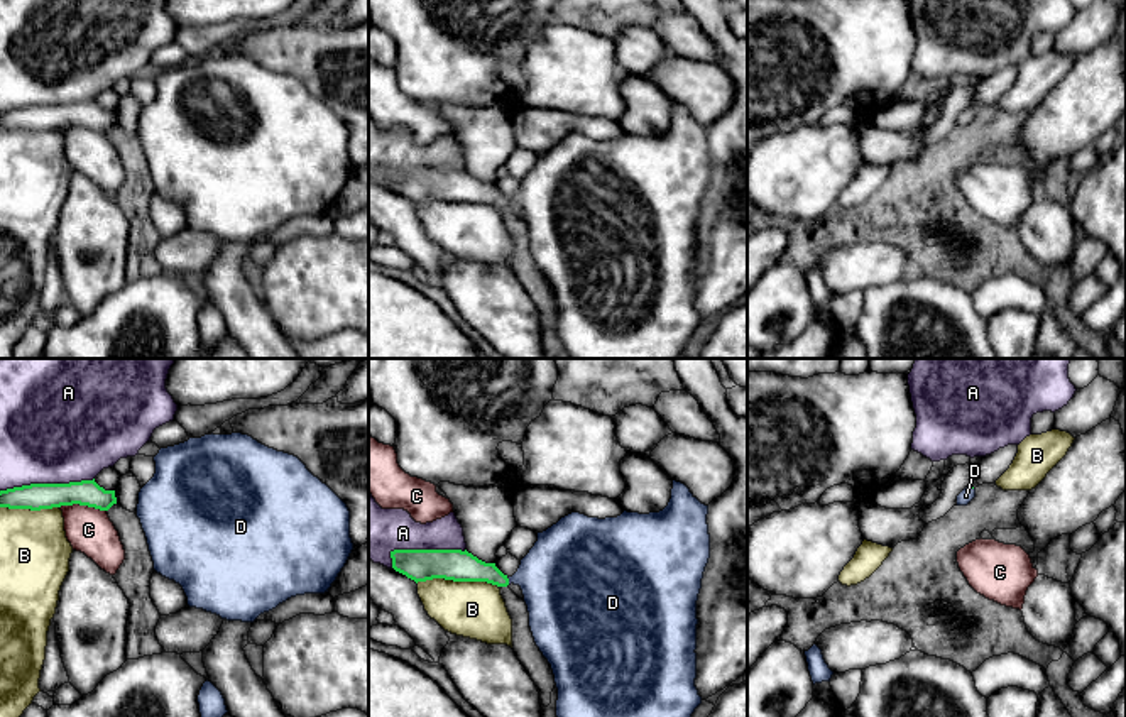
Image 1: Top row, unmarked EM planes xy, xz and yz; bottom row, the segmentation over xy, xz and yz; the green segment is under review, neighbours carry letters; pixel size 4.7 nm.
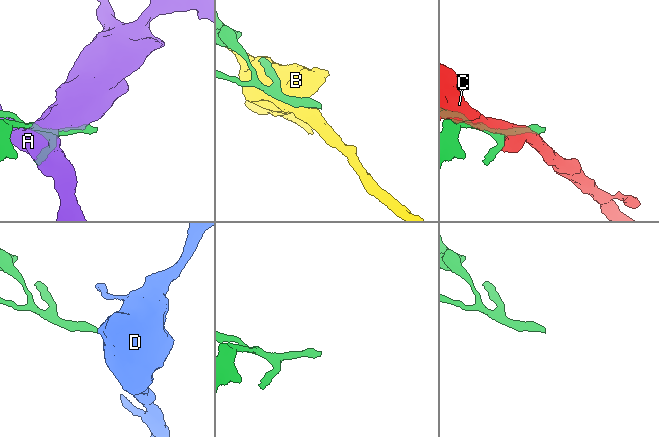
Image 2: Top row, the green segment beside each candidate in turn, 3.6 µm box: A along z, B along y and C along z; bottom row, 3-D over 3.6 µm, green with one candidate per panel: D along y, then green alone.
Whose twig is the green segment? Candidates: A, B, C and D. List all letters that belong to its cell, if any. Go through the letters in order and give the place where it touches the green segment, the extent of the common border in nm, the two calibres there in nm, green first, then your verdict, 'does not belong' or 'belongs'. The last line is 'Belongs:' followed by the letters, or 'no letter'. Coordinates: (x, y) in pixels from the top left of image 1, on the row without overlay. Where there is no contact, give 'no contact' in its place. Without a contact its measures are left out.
A: xy (46, 105) | 460 nm | 130/500 nm | does not belong
B: xz (457, 202) | 400 nm | 160/280 nm | does not belong
C: xy (83, 125) | 220 nm | 130/220 nm | does not belong
D: xz (508, 202) | 40 nm | 150/380 nm | belongs
Belongs: D

